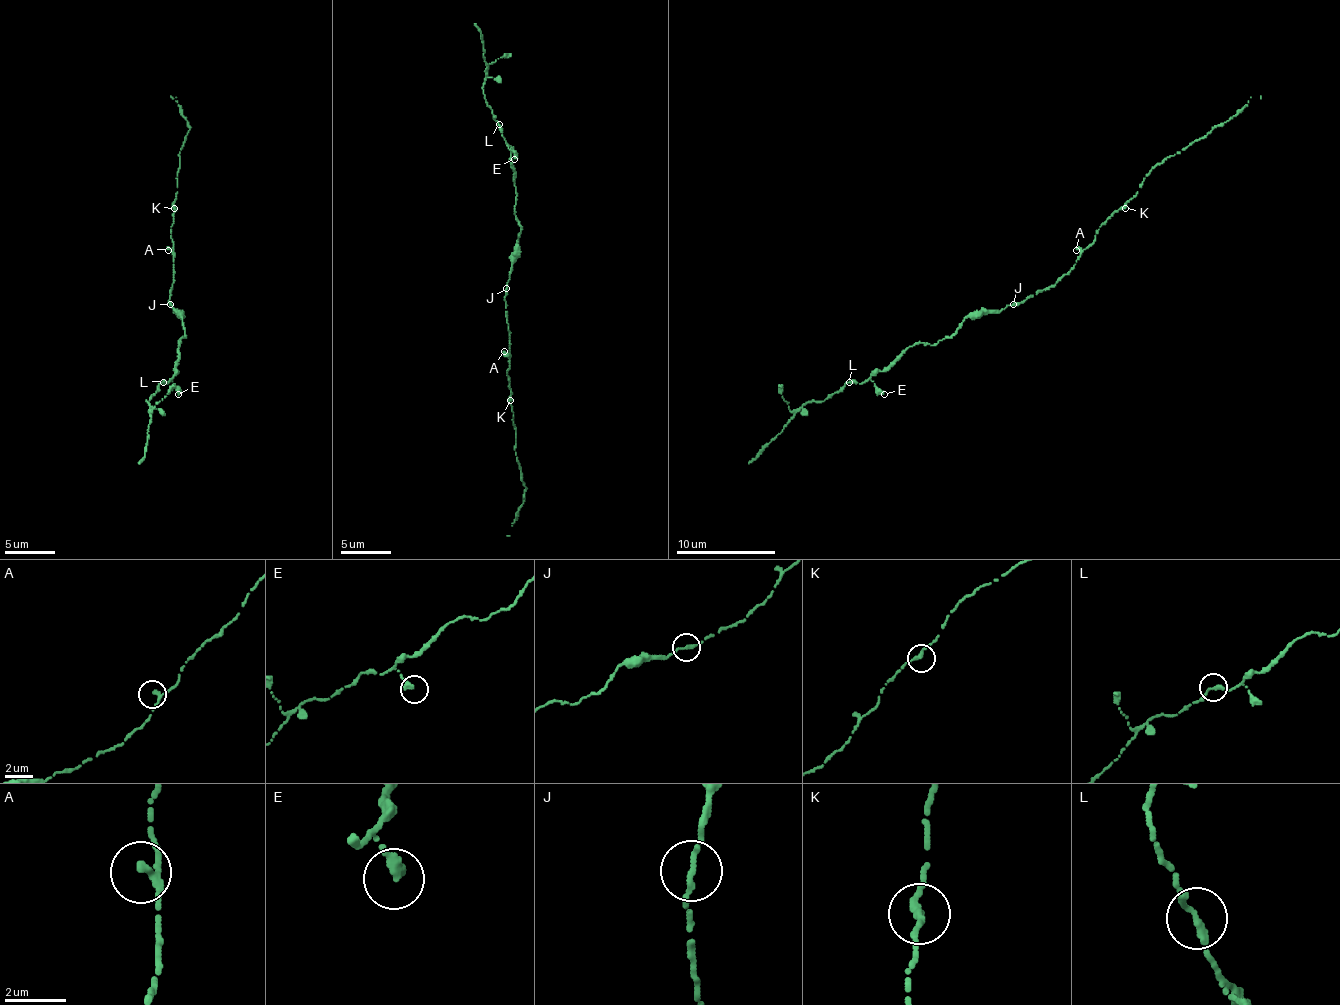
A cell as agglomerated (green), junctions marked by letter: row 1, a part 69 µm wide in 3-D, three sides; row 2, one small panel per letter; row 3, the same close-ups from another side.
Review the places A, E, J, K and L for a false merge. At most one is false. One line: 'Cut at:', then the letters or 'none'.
Cut at: none

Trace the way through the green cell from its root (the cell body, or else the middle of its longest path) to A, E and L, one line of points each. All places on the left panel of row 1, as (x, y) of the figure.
A: (170, 302), (168, 299), (173, 287), (173, 252), (168, 250)
E: (170, 302), (183, 319), (185, 332), (178, 342), (180, 344), (175, 374), (170, 379), (178, 394)
L: (170, 302), (183, 319), (185, 334), (178, 342), (180, 344), (175, 374), (165, 384), (163, 382)

